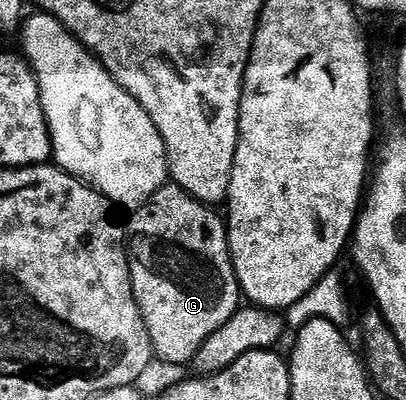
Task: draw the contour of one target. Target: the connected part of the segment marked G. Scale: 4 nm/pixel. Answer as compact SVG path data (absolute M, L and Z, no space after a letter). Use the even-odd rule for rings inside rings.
M169 182L126 220L126 232L130 237L126 247L134 298L138 302L138 310L142 310L157 361L188 364L195 356L197 359L204 343L241 307L240 284L236 281L236 271L228 249L228 226L225 217L216 212L219 211L215 207L195 200L186 190Z

